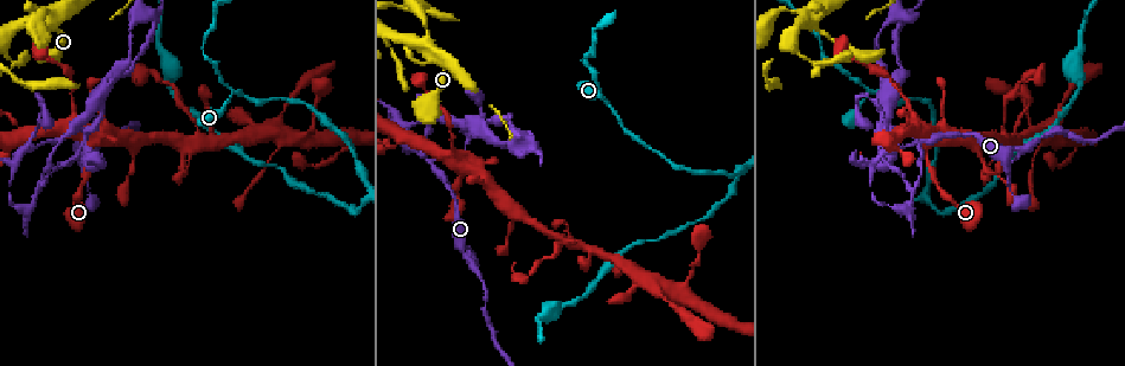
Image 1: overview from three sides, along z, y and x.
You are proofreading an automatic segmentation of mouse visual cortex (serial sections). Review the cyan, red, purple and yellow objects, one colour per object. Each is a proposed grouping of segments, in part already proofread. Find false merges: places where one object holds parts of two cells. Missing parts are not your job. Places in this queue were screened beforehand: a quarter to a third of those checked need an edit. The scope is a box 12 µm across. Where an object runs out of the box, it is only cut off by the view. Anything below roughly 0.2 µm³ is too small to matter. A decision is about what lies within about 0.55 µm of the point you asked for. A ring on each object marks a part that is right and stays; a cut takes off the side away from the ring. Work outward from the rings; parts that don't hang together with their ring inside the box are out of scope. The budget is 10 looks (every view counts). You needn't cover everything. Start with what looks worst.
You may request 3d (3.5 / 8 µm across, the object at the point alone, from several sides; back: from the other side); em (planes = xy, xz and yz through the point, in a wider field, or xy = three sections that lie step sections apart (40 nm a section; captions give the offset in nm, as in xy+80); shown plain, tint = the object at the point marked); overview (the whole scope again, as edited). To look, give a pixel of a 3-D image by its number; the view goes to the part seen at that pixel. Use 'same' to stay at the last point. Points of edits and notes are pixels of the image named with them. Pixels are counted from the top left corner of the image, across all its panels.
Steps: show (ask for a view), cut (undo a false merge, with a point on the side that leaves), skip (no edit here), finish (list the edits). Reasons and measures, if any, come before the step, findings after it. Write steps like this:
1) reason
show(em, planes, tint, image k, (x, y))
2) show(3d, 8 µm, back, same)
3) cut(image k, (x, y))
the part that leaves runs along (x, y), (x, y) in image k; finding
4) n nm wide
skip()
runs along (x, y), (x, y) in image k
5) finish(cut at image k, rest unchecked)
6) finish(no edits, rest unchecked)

show(3d, 3.5 µm, image 1, (614, 110))

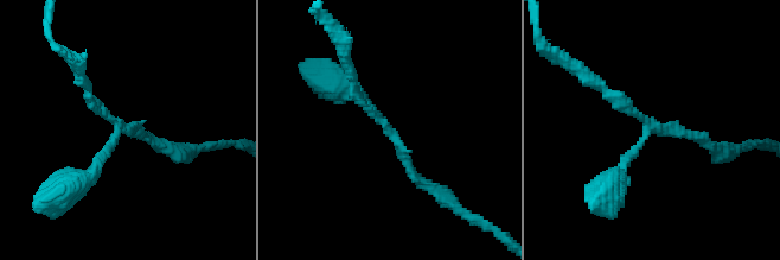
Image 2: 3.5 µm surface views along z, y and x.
show(em, xy, step 5, tint, image 2, (651, 133))

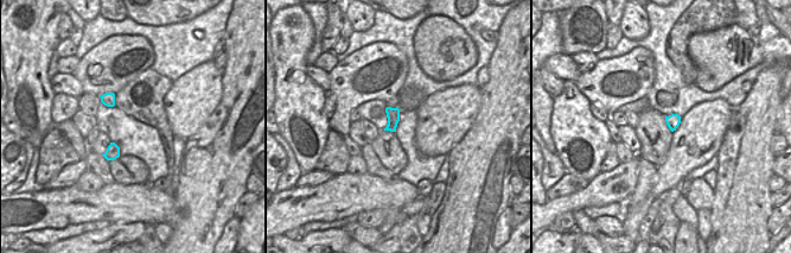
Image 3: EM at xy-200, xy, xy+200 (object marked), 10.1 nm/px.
skip()
all the same cell

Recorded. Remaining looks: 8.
small branch off a trunk
show(3d, 3.5 µm, back, image 1, (876, 163))

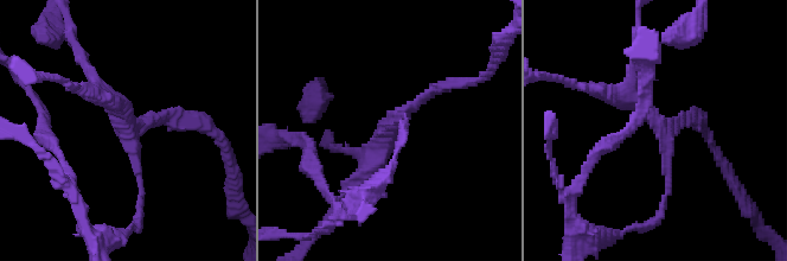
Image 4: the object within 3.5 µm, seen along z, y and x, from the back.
3 arms; arms of 100, 150, 250 nm
show(em, xy, step 5, tint, image 4, (662, 129))

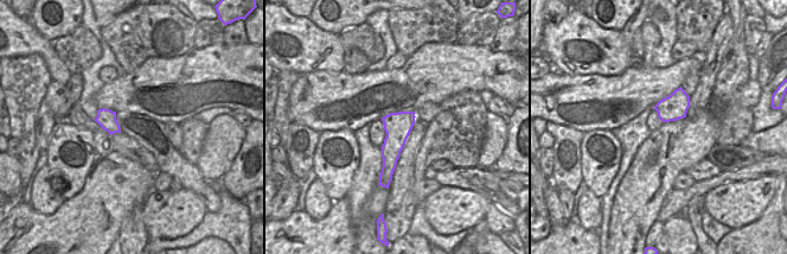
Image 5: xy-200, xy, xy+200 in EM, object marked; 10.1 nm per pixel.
280 nm wide
skip()
runs along (356, 178), (392, 121), (403, 121) in image 4; all the same cell

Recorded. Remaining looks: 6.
abrupt turn
show(3d, 8 µm, image 1, (32, 205))

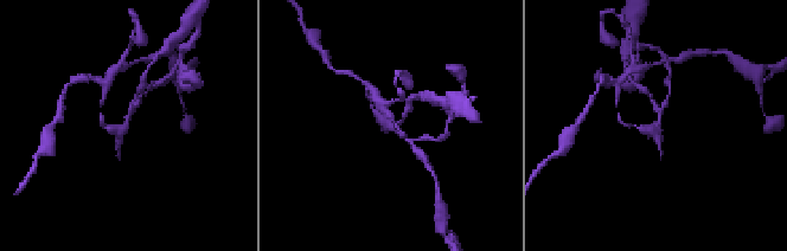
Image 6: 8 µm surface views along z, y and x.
need the tissue
show(em, planes, tint, image 6, (391, 127))

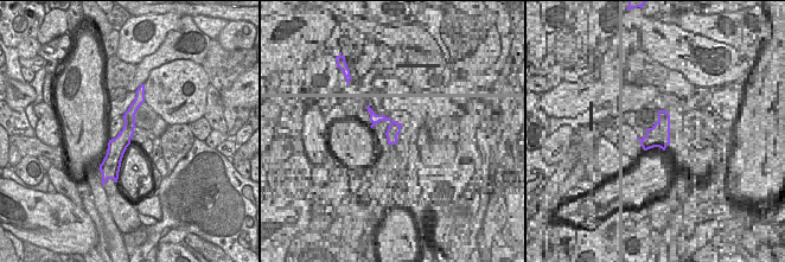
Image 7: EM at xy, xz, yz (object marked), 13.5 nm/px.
cut(image 6, (133, 105))
the part that leaves runs along (126, 124), (130, 105), (140, 88) in image 6; a second cell is stuck on

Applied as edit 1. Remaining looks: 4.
show(overview)

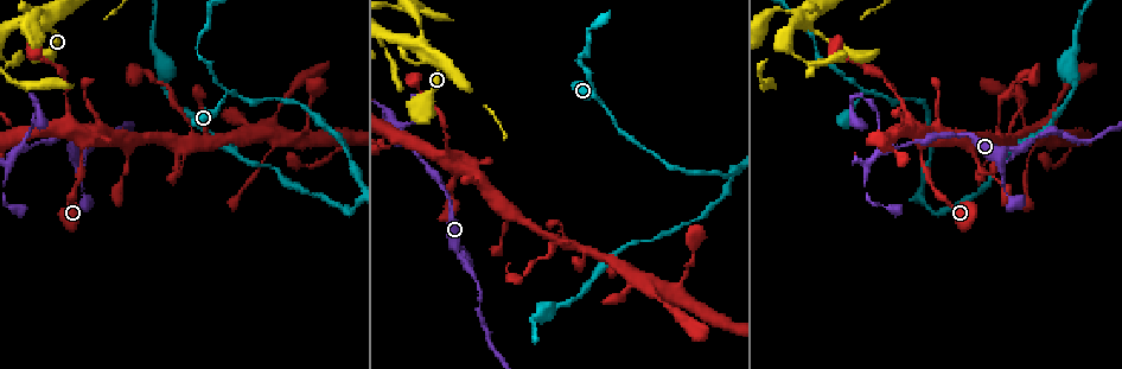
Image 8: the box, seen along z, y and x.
looks like a crossing
show(3d, 8 µm, image 8, (807, 24))

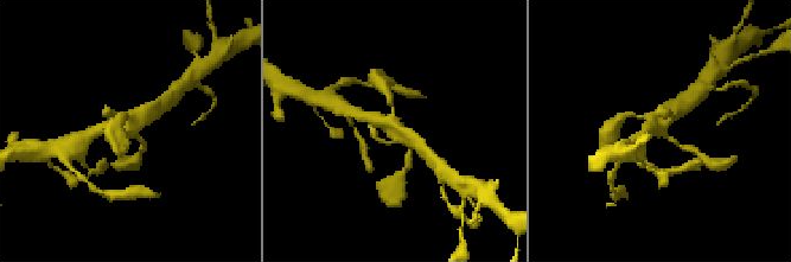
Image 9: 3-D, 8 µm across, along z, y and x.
show(em, xy, step 5, tint, image 9, (397, 130))

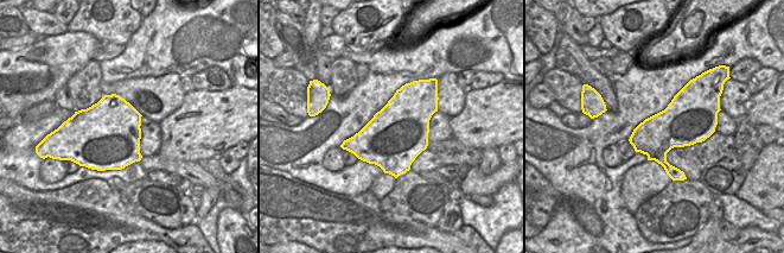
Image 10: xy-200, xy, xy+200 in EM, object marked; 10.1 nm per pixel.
skip()
runs along (409, 153), (396, 127), (368, 116) in image 9; all the same cell

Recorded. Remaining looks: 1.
finish(cut at image 6, rest unchecked)

